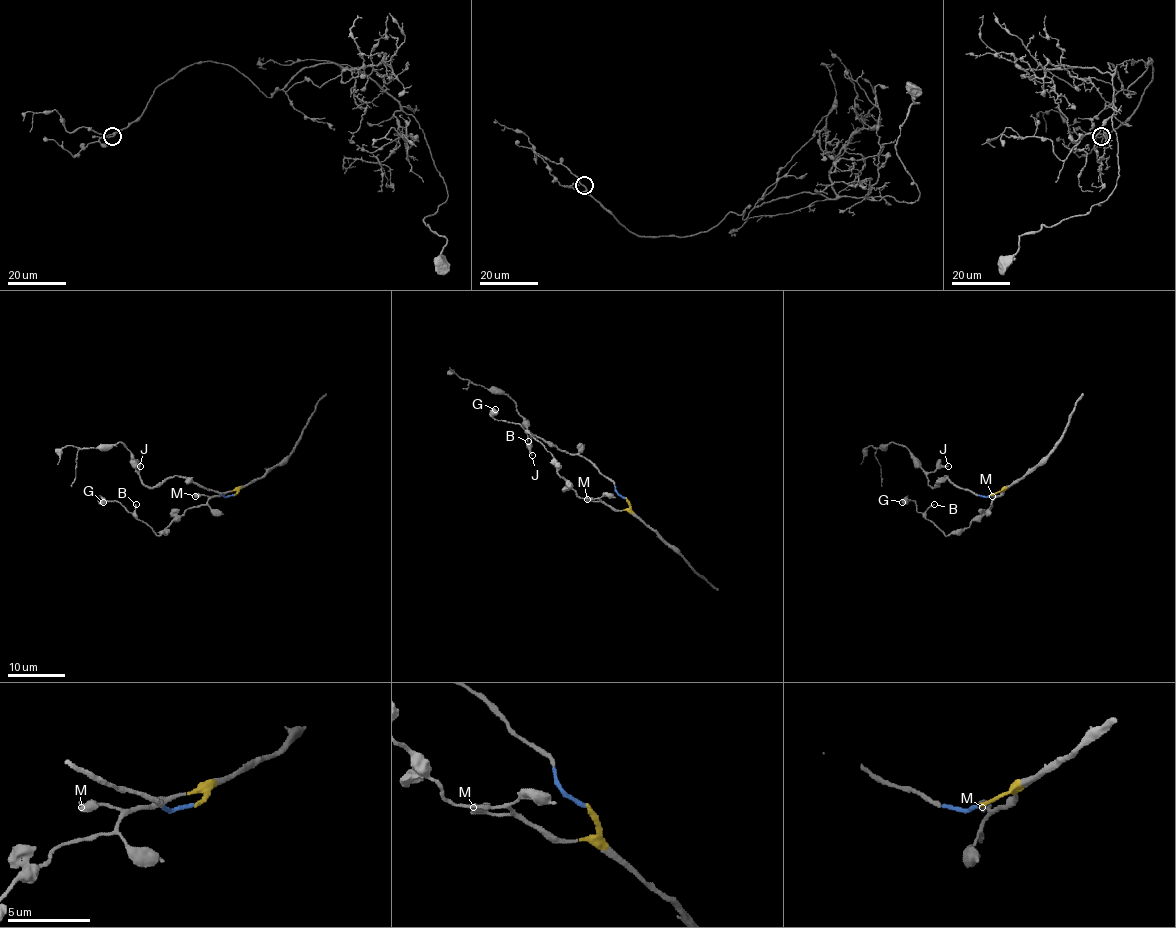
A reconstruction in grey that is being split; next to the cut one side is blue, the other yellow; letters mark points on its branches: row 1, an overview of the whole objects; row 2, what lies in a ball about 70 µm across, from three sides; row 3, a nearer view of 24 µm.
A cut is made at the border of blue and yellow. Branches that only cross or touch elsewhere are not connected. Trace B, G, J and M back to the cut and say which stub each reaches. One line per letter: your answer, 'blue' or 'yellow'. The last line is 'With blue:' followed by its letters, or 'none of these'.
B: yellow
G: yellow
J: blue
M: yellow
With blue: J

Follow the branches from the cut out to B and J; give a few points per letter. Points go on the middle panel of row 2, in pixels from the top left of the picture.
B: (626, 498), (628, 508), (613, 510), (598, 498), (581, 498), (558, 473), (552, 455), (529, 433), (528, 441)
J: (625, 498), (616, 491), (615, 484), (592, 464), (576, 454), (561, 451), (535, 436), (531, 436), (532, 455)

